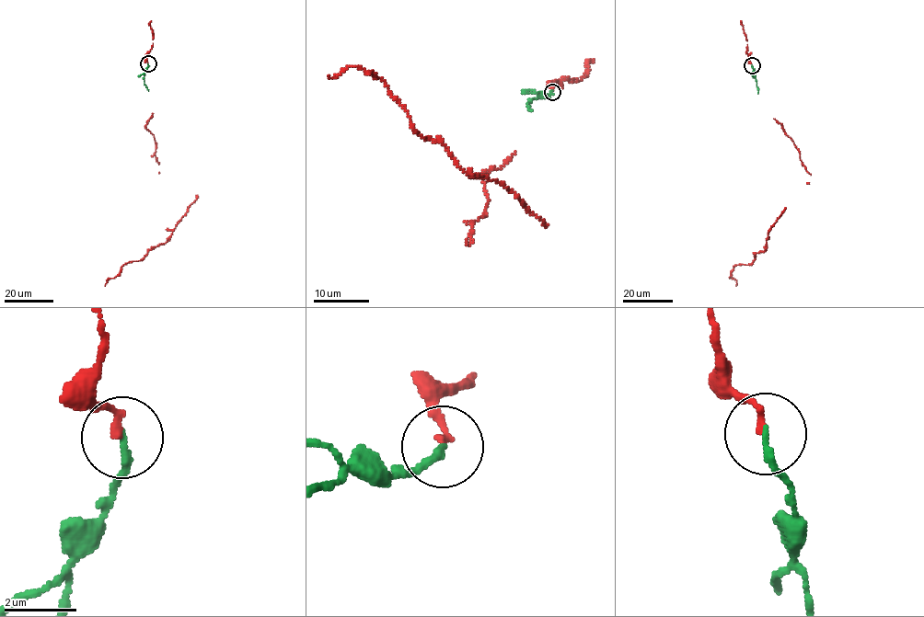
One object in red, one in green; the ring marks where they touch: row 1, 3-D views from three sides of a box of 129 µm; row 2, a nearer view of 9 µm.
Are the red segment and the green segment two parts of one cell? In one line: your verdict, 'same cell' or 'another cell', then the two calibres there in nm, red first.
same cell; 170 nm thick on the red side, 200 nm on the other

